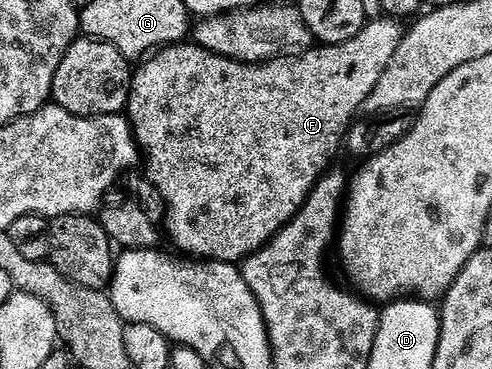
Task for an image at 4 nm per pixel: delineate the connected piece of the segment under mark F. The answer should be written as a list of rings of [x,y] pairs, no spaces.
[[[380,18],[381,20],[370,19],[366,24],[361,27],[359,34],[355,34],[355,38],[351,38],[347,42],[342,44],[326,44],[324,46],[313,46],[308,50],[298,51],[296,54],[282,54],[274,59],[264,62],[246,62],[243,60],[235,60],[232,56],[220,56],[214,52],[209,52],[208,49],[202,48],[200,44],[196,42],[182,42],[180,44],[170,44],[150,55],[148,59],[144,61],[145,64],[140,69],[139,67],[133,73],[133,82],[129,86],[129,107],[127,109],[127,119],[129,121],[129,127],[133,130],[133,139],[137,142],[140,155],[145,155],[145,168],[149,181],[157,187],[159,194],[165,199],[165,219],[167,221],[167,236],[168,239],[173,239],[173,244],[178,253],[184,254],[189,258],[196,258],[198,260],[222,260],[224,264],[237,264],[244,261],[246,256],[250,256],[251,253],[257,252],[262,246],[270,240],[281,227],[287,223],[287,221],[299,211],[302,205],[305,204],[305,199],[309,196],[309,192],[317,184],[318,180],[325,175],[329,164],[333,160],[333,155],[337,152],[337,147],[342,147],[343,137],[346,135],[347,129],[354,121],[353,114],[362,106],[366,105],[369,96],[375,90],[375,86],[379,84],[379,78],[383,78],[383,70],[387,70],[387,66],[391,62],[391,58],[395,58],[395,50],[399,50],[399,42],[403,35],[403,27],[401,28],[402,21],[397,18]]]

